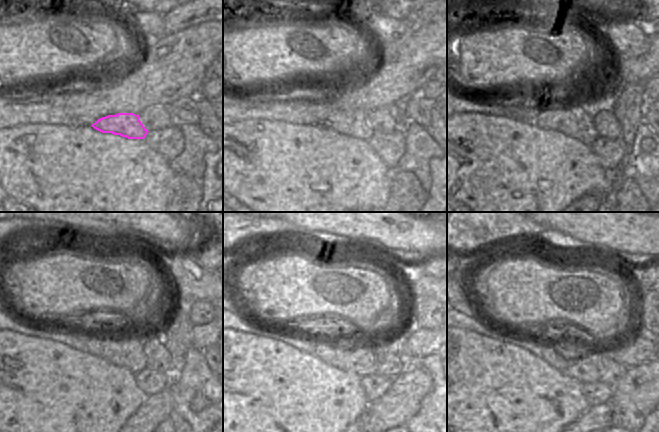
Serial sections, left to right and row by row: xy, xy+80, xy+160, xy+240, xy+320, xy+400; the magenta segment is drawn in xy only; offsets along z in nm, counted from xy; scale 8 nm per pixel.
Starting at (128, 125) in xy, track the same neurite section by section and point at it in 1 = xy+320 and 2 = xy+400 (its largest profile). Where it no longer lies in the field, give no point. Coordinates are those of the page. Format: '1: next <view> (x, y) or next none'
1: next xy+320 (359, 359)
2: next xy+400 (583, 369)

